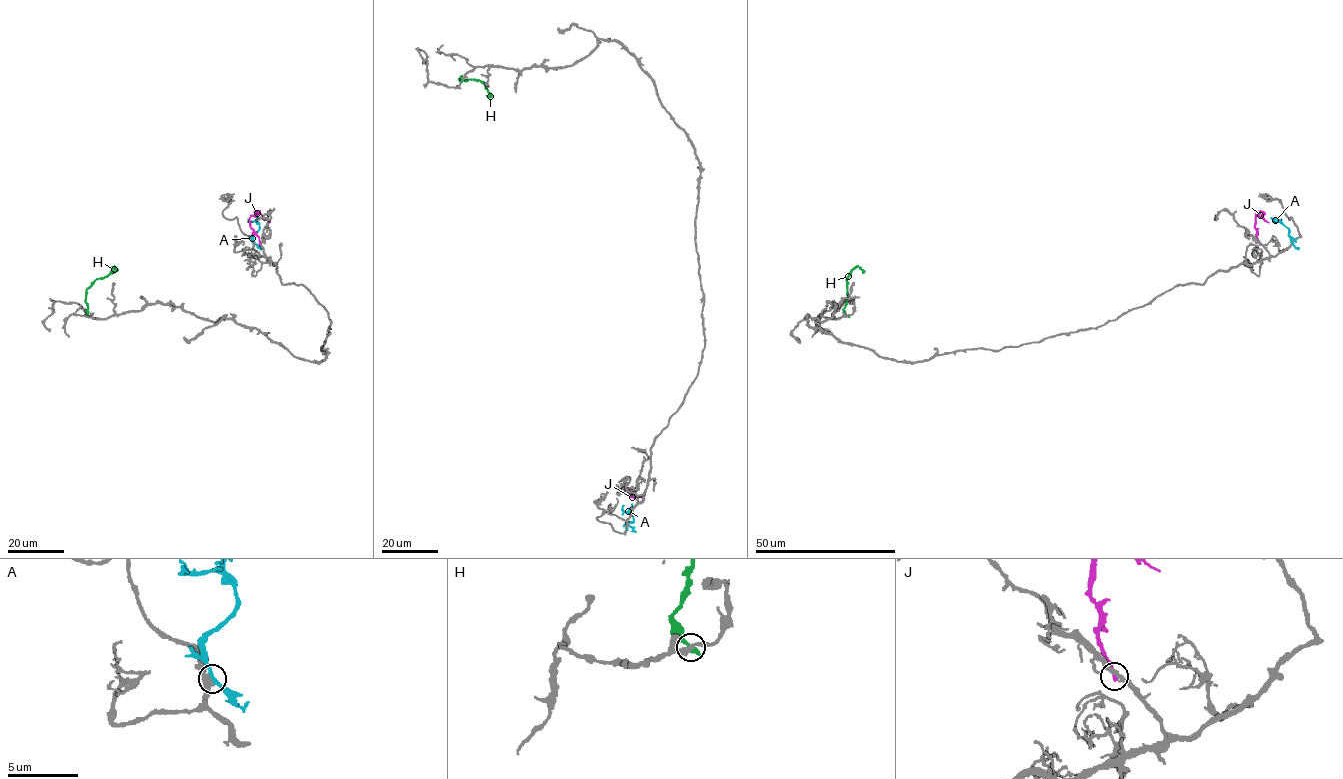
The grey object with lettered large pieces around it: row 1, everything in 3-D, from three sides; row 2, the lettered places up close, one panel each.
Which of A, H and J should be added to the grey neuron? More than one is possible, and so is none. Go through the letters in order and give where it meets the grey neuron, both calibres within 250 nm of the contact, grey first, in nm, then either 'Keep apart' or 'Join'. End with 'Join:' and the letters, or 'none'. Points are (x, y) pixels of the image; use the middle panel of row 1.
A: Touches grey at (628, 525). Thickness 440 nm (grey) against 260 nm. Keep apart
H: Touches grey at (462, 80). Thickness 360 nm (grey) against 500 nm. Keep apart
J: Touches grey at (634, 492). Thickness 260 nm (grey) against 260 nm. Keep apart
Join: none

